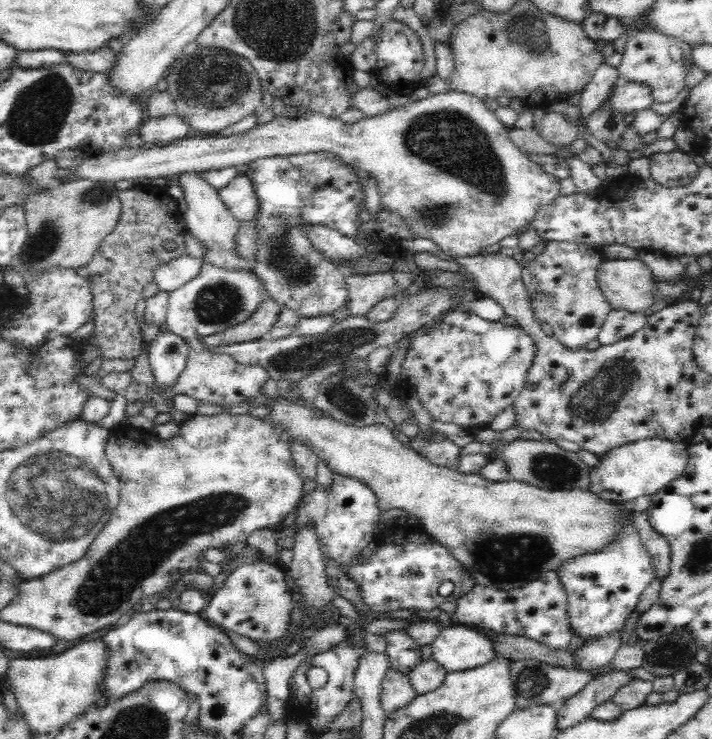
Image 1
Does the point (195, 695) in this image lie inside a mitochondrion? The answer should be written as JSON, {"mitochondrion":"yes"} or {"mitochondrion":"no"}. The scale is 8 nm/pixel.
{"mitochondrion":"no"}

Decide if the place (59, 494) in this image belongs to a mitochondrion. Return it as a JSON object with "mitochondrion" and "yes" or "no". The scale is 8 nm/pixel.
{"mitochondrion":"yes"}

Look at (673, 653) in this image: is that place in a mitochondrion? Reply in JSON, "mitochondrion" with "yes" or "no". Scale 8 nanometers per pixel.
{"mitochondrion":"yes"}

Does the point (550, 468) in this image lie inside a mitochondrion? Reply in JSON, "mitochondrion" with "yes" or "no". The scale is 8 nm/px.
{"mitochondrion":"yes"}

